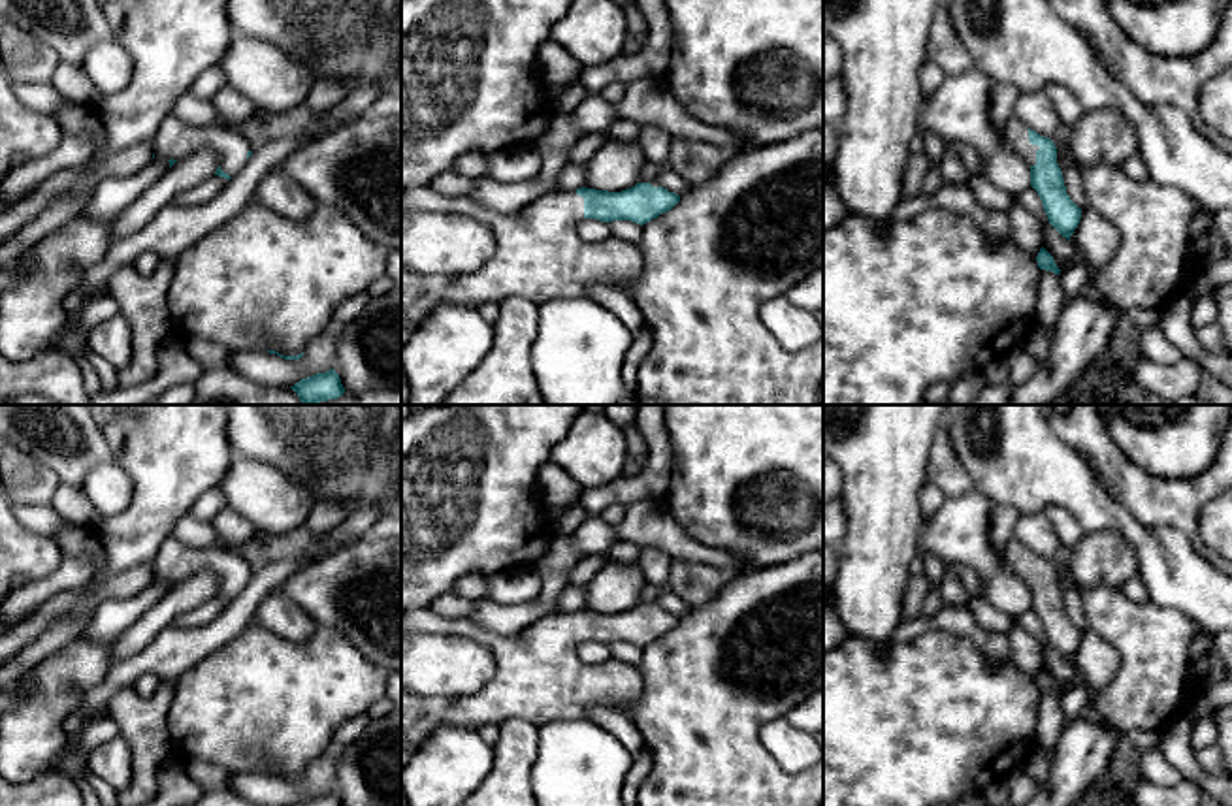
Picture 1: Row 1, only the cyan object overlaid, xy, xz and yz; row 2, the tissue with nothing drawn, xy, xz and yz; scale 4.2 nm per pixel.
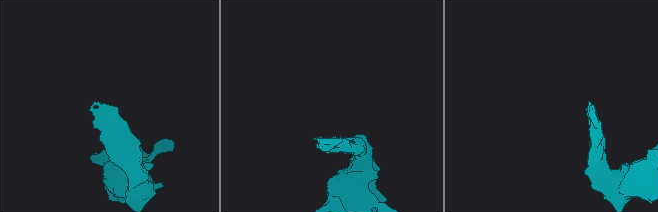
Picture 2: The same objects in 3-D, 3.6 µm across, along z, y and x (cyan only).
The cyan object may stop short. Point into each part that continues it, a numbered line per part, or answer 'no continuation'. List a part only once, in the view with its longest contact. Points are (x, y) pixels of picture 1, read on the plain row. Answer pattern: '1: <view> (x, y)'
1: yz (1018, 554)

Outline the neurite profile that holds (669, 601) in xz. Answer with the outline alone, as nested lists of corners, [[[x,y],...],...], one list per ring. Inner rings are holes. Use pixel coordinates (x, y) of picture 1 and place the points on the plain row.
[[[669,588],[663,589],[663,593],[656,599],[656,603],[667,610],[669,614],[674,614],[678,618],[686,616],[689,610],[688,603],[678,597],[674,591]]]

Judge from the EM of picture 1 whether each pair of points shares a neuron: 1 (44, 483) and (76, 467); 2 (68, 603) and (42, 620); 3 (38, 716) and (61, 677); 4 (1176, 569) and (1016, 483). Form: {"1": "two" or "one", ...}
{"1": "two", "2": "one", "3": "two", "4": "one"}

